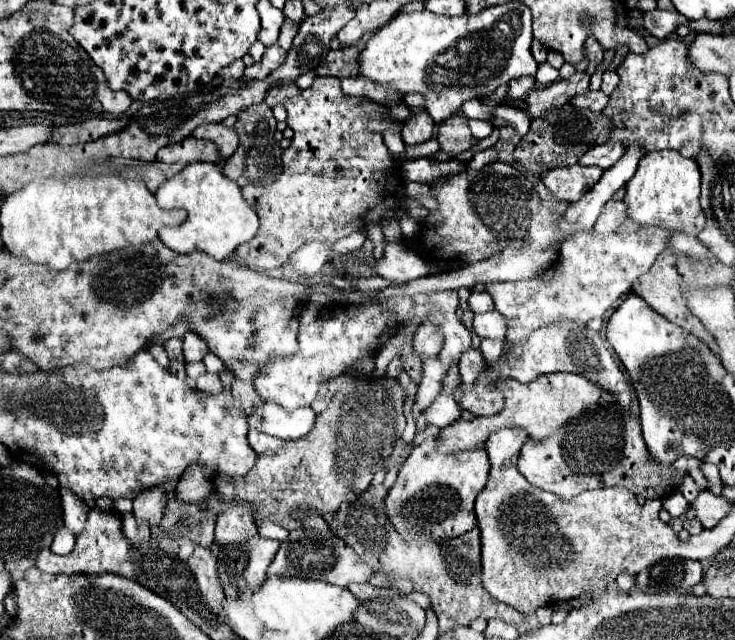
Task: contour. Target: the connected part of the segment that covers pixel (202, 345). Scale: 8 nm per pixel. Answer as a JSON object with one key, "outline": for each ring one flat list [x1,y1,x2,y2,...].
{"outline":[[193,331,185,333,185,337,183,337,183,355,185,355,187,363,201,361,207,353,209,353,209,347,207,347,207,341,203,337,197,337,197,333,193,333]]}

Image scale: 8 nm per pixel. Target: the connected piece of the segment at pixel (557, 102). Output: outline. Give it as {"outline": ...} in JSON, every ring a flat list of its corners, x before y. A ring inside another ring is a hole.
{"outline":[[573,73,571,79,561,79,549,87,543,89,535,89,527,95,525,103,527,103,527,117,529,119,537,119,547,115,551,109,563,107,573,95,583,93,583,89,589,87,589,77,587,73]]}

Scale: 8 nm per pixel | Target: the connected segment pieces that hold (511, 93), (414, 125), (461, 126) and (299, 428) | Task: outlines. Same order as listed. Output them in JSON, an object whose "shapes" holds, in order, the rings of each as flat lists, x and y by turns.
{"shapes":[[[515,79,509,83,509,91,507,91,507,101,517,101,521,97,527,95,529,89,535,87,535,79]],[[423,111,423,113,411,115,411,117,403,123,401,137,403,137,405,145,419,145,419,143,425,143,425,141,431,139,433,127,435,127,433,119,429,119,427,111]],[[457,111,457,115,449,117,441,127,439,127,439,133,437,133,437,139,441,143,441,149,445,153,449,153,451,157,463,153,463,151,469,151,473,145,475,145,475,139,471,135,471,129,467,125,467,117,461,115,461,111]],[[265,403,261,411,249,417,249,427,281,439,301,439,313,429,315,419,317,415,311,407,287,411,275,403]]]}

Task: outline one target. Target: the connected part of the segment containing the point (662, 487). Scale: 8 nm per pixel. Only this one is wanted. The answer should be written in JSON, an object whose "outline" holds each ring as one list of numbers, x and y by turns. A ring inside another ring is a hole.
{"outline":[[617,407,587,411,585,415,569,421,543,443,527,441,521,447,517,469,531,485,551,491,563,499,571,499,573,491,601,489,609,485,627,487,631,493,643,495,645,499,667,497,677,491,675,475,681,473,671,465,661,467,651,459,643,443,639,419]]}

